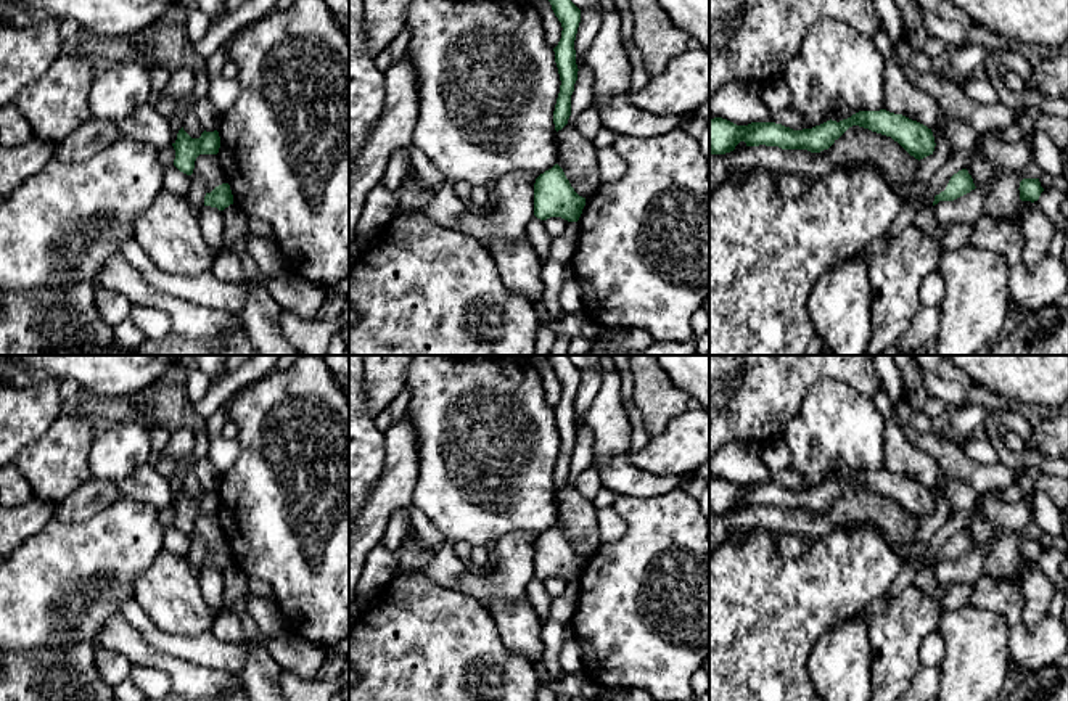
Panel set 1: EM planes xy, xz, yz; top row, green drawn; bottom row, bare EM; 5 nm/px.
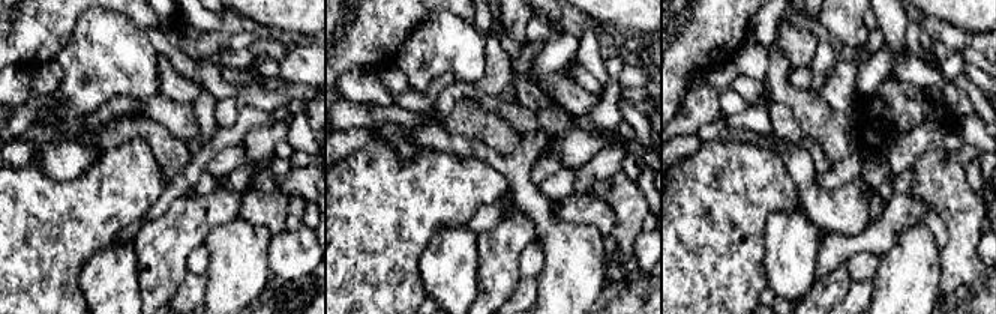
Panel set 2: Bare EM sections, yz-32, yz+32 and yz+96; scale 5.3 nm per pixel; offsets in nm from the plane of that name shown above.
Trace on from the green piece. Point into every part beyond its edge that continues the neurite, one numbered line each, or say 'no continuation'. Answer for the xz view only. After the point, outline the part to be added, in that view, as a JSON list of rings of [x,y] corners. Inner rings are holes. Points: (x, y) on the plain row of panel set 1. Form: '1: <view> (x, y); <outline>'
no continuation

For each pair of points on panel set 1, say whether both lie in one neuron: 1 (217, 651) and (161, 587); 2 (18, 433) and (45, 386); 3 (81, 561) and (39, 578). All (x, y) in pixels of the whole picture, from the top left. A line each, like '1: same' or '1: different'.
1: different
2: same
3: same

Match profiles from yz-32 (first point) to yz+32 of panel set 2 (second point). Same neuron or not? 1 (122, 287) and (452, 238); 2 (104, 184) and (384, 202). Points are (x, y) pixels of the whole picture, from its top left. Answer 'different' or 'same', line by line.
1: same
2: same

